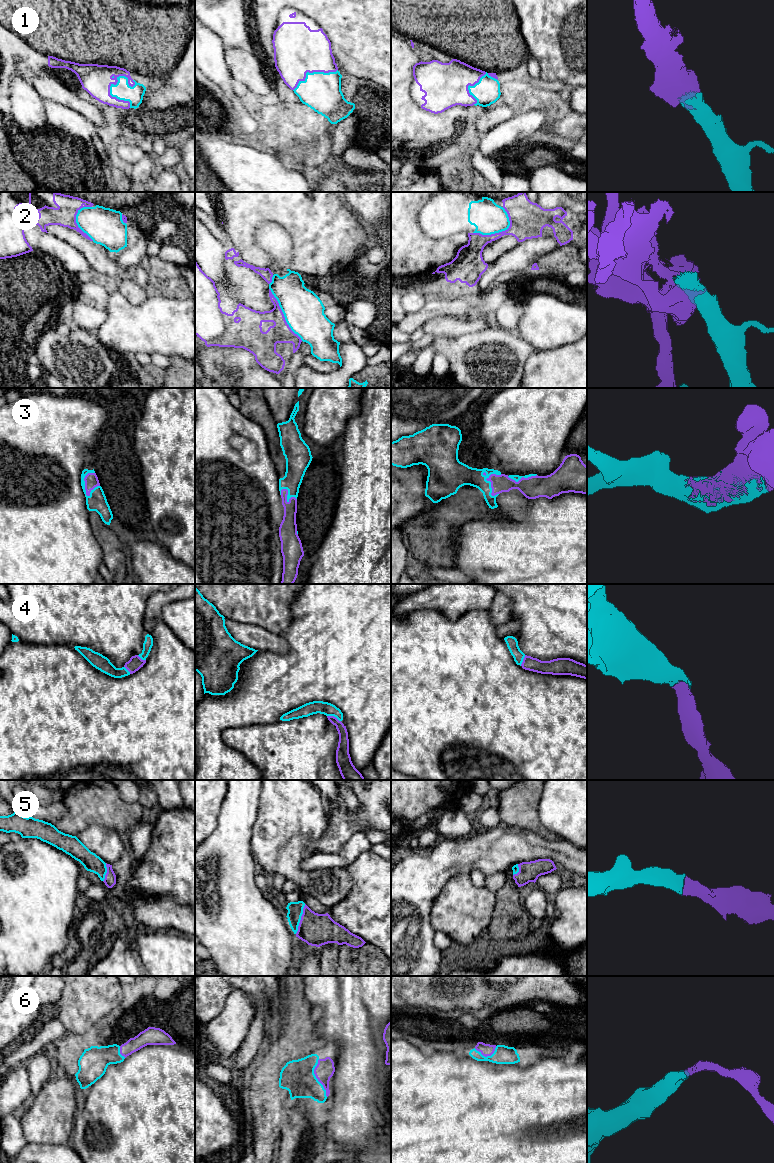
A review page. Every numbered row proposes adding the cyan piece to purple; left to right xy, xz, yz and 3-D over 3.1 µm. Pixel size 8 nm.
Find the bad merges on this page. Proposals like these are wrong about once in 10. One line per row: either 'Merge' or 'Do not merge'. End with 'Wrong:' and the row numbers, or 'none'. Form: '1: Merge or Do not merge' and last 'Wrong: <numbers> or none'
1: Merge
2: Do not merge
3: Merge
4: Merge
5: Merge
6: Merge
Wrong: 2

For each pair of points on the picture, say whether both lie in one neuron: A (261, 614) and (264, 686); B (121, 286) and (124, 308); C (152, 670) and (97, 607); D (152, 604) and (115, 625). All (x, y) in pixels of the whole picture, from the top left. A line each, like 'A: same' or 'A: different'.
A: different
B: different
C: different
D: different

